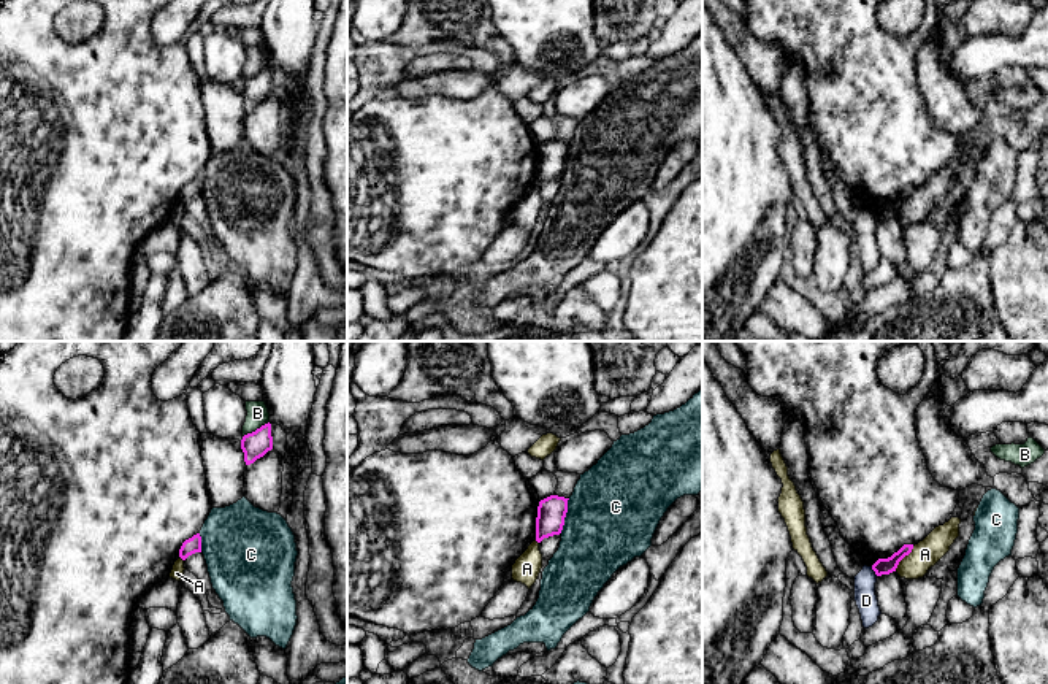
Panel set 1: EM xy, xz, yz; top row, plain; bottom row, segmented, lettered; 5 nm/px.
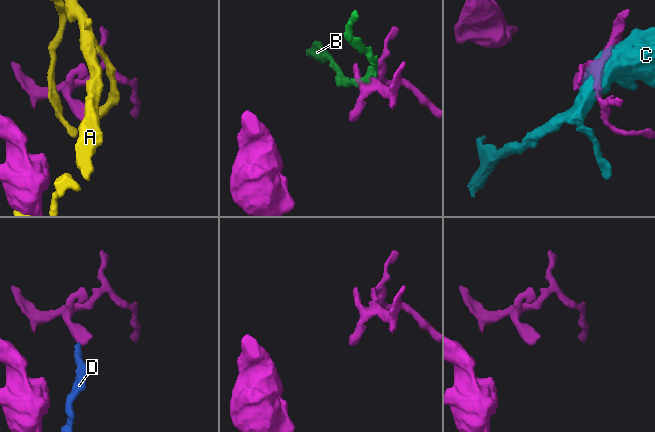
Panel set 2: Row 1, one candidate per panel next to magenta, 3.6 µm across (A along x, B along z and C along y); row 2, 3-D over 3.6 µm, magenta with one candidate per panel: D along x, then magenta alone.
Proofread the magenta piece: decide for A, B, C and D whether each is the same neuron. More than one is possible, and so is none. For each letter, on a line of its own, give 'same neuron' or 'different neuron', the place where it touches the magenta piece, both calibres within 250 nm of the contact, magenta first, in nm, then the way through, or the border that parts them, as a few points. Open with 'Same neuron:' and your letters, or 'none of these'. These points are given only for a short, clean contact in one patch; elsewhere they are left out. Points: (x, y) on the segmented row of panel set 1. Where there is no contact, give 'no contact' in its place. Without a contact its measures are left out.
Same neuron: none of these
A: different neuron | yz (902, 557) | 80/140 nm
B: different neuron | xy (257, 429) | 140/110 nm
C: different neuron | xz (565, 516) | 140/460 nm | along xz (569, 499), (565, 524), (560, 532)
D: different neuron | yz (874, 570) | 80/110 nm | along yz (871, 567), (877, 575)

